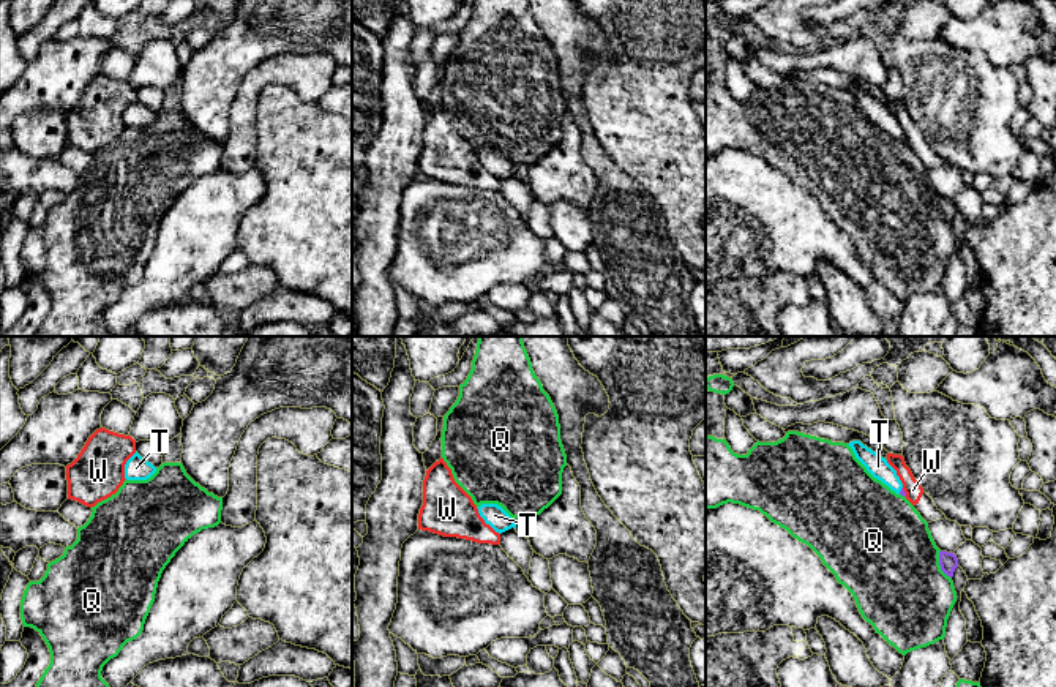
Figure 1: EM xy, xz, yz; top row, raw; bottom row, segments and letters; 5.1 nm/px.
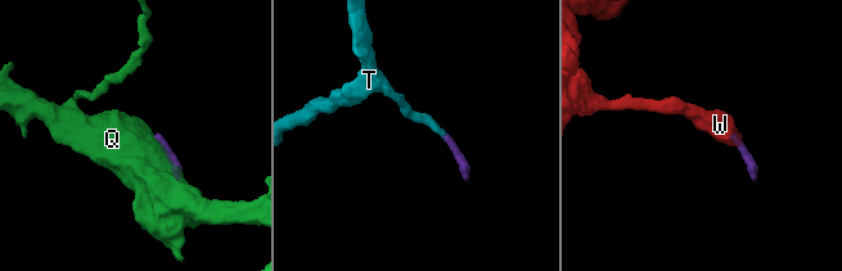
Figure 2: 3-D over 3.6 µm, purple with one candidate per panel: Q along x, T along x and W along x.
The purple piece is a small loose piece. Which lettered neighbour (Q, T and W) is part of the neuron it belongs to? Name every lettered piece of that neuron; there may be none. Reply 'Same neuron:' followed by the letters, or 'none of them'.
Same neuron: T

